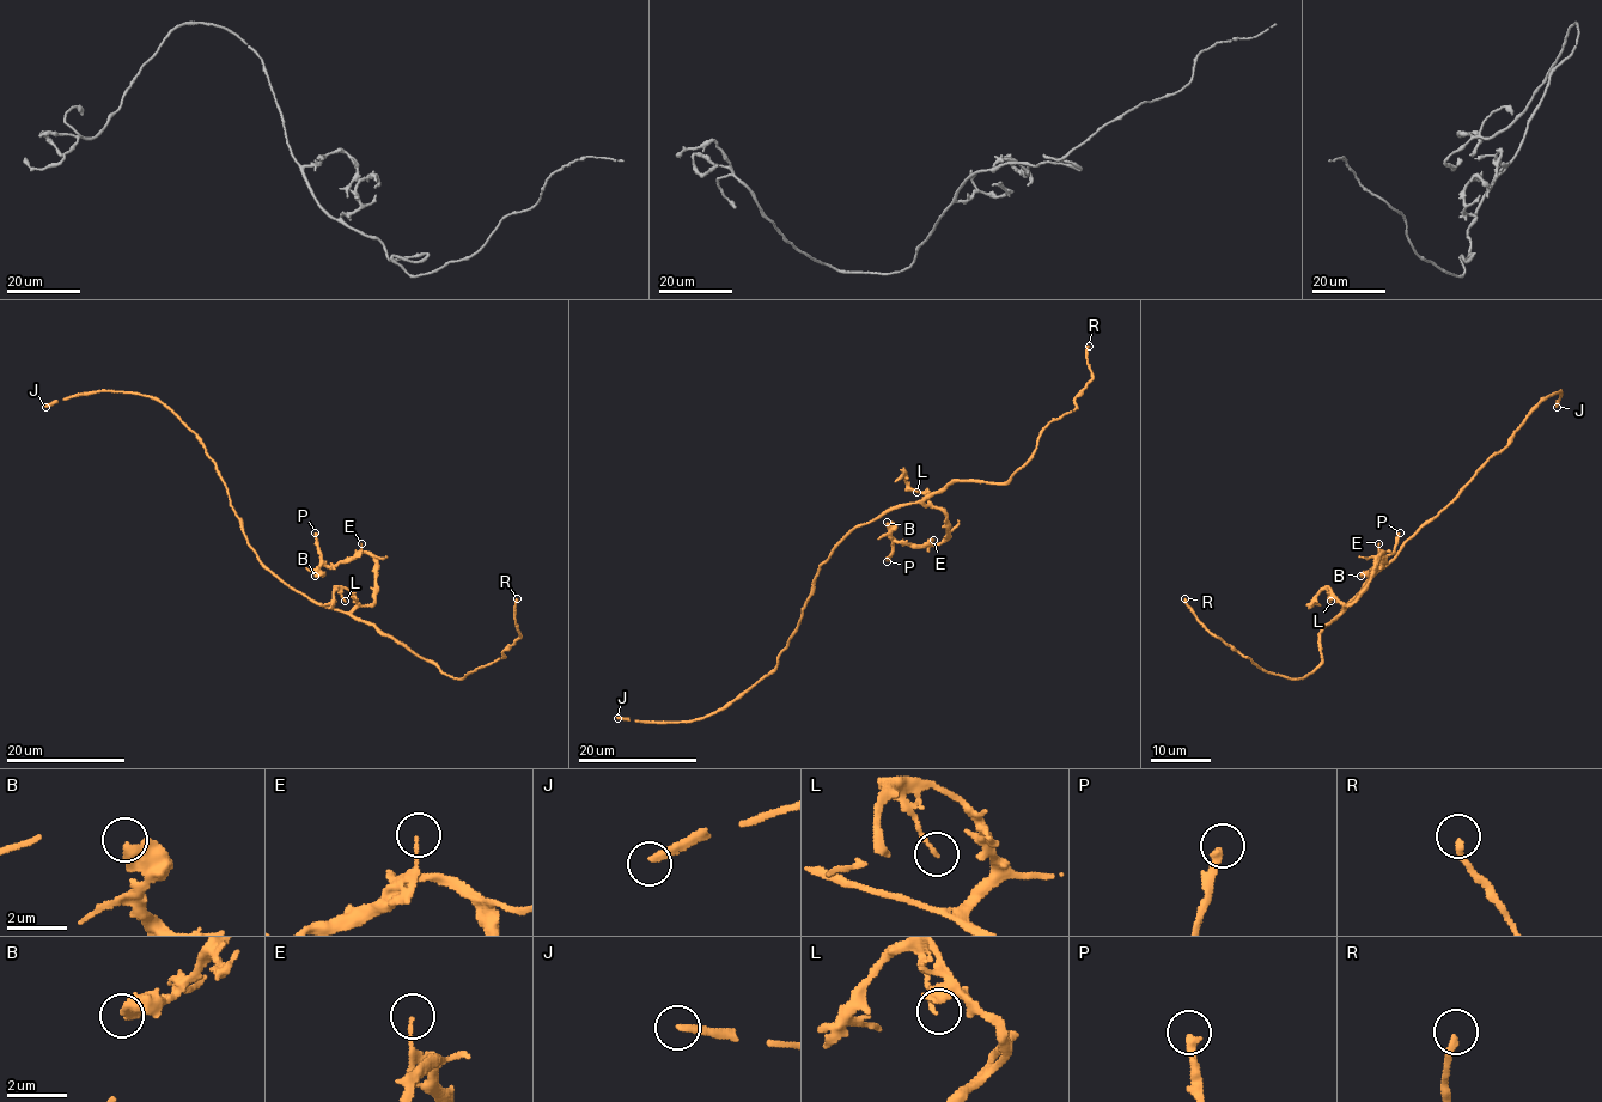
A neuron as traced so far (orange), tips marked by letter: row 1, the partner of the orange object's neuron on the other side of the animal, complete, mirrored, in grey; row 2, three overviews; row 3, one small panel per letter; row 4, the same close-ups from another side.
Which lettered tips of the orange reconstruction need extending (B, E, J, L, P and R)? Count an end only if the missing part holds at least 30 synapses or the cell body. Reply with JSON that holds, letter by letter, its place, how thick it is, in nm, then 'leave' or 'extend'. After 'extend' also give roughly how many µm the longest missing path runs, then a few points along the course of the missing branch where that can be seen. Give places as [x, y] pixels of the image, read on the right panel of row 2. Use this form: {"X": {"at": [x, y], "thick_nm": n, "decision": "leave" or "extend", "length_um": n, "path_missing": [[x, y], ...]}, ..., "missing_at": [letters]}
{"B": {"at": [1360, 576], "thick_nm": 400, "decision": "leave"}, "E": {"at": [1378, 543], "thick_nm": 110, "decision": "leave"}, "J": {"at": [1557, 407], "thick_nm": 260, "decision": "extend", "length_um": 80, "path_missing": [[1557, 407], [1506, 480], [1492, 522], [1389, 623], [1374, 627], [1365, 635], [1368, 685], [1362, 695]]}, "L": {"at": [1331, 601], "thick_nm": 120, "decision": "leave"}, "P": {"at": [1400, 533], "thick_nm": 280, "decision": "leave"}, "R": {"at": [1185, 598], "thick_nm": 200, "decision": "leave"}, "missing_at": ["J"]}

